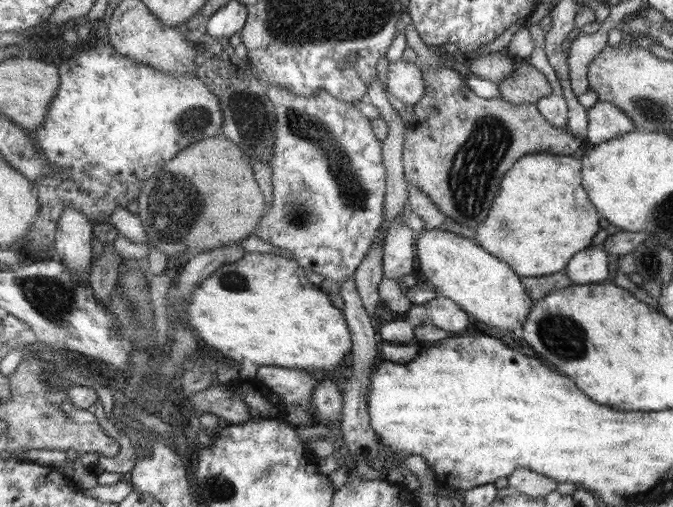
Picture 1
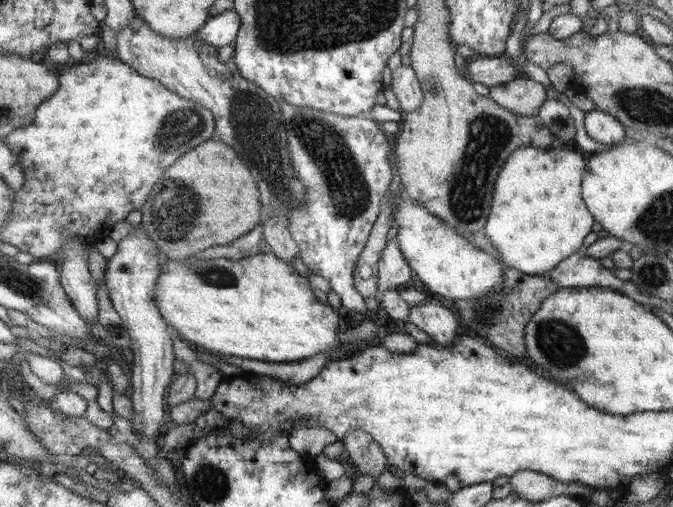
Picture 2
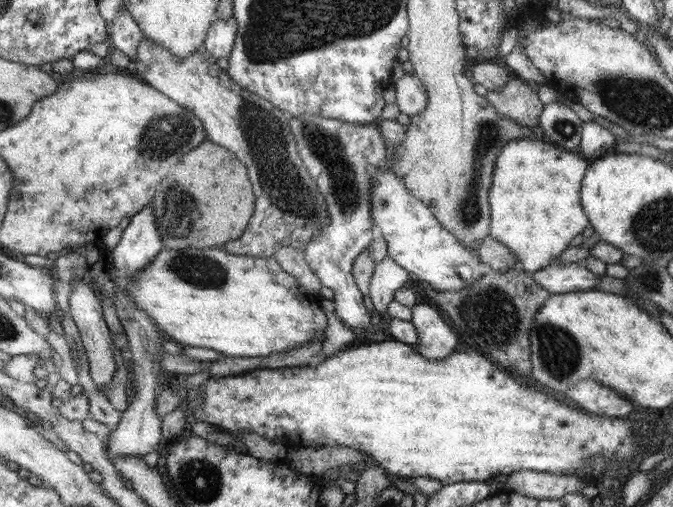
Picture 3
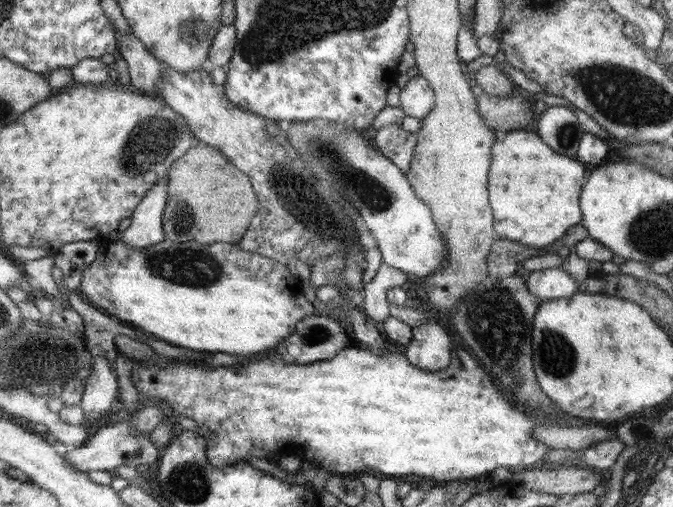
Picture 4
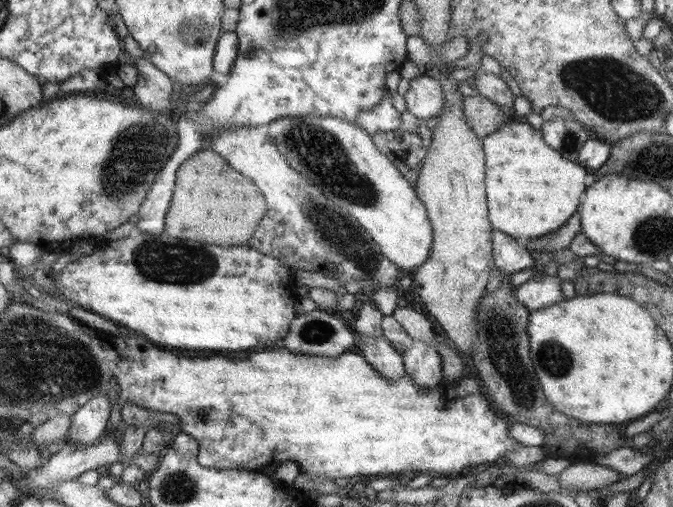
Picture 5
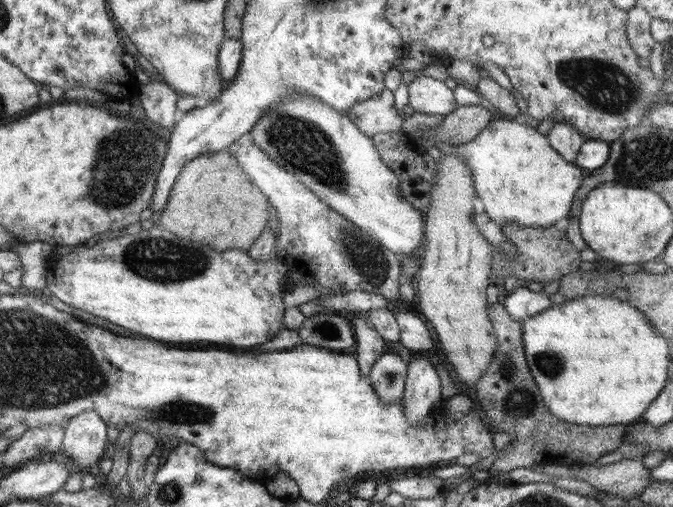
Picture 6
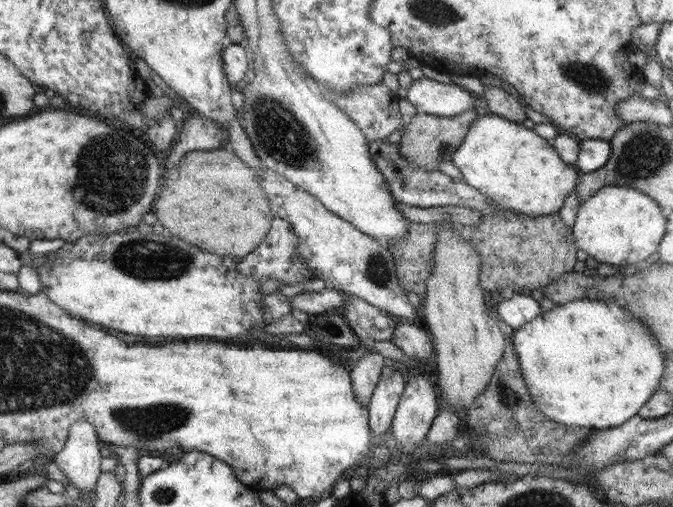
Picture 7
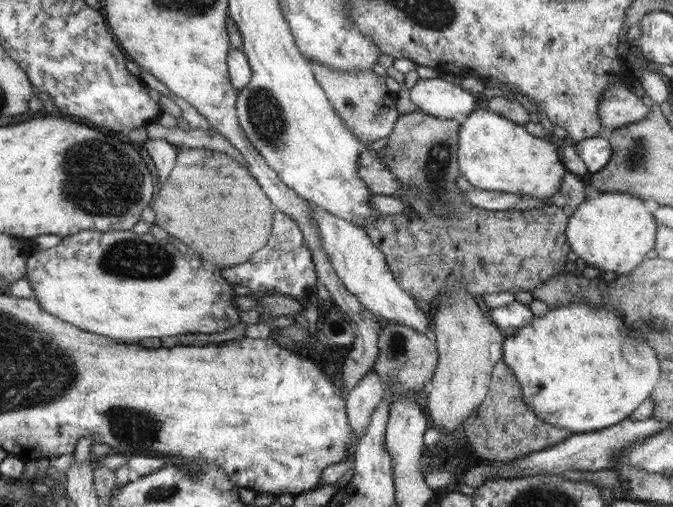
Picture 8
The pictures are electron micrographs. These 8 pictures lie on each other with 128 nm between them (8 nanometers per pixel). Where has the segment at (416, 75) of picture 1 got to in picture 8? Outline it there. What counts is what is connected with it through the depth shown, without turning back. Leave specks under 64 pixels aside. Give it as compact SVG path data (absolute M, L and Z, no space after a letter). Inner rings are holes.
M441 78L418 79L409 91L410 100L418 110L444 120L463 119L472 114L476 100L470 92Z

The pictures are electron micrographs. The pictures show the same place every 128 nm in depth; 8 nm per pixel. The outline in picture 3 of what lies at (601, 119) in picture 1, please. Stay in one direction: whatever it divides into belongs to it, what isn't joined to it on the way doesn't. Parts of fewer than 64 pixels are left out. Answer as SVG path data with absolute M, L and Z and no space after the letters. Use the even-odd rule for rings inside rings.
M595 121L583 122L578 148L580 156L592 161L600 159L615 144L615 137L610 130Z

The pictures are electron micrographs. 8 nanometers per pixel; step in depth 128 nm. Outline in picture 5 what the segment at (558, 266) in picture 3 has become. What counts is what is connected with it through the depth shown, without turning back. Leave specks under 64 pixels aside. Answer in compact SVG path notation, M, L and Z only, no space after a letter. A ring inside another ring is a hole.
M538 272L516 289L516 300L520 300L530 311L552 306L563 300L562 280Z

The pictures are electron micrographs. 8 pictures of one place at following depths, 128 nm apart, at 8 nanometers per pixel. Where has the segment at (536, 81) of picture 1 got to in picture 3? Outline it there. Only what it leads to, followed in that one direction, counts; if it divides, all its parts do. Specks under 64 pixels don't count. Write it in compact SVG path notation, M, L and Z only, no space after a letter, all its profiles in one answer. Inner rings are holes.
M515 77L504 87L488 91L486 97L501 116L516 120L524 127L538 127L544 105L538 97L537 85Z

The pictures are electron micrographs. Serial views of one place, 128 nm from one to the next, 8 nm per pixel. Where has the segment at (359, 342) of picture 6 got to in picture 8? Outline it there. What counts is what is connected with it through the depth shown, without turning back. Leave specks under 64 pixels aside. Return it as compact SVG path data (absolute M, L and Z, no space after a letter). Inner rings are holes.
M373 368L349 392L348 417L358 439L367 431L372 413L382 404L387 393L380 375Z

